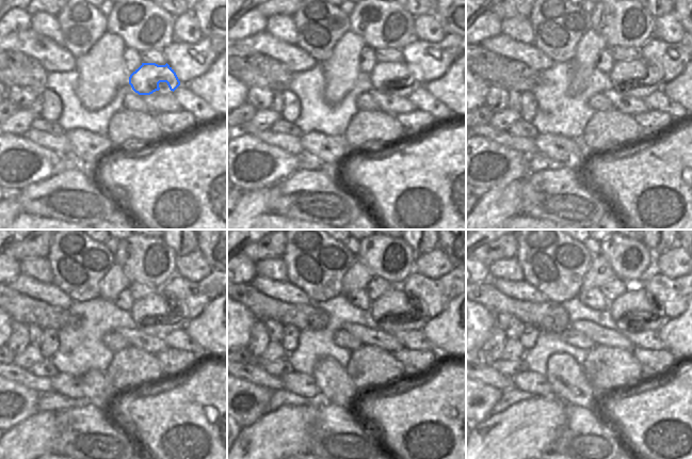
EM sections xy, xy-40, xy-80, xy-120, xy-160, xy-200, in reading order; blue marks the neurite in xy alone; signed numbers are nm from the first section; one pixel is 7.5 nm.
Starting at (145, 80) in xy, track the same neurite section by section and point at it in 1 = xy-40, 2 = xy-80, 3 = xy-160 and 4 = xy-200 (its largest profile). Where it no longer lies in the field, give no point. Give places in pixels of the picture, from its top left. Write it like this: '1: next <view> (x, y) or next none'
1: next xy-40 (385, 77)
2: next xy-80 (624, 74)
3: next xy-160 (393, 305)
4: next xy-200 (634, 302)

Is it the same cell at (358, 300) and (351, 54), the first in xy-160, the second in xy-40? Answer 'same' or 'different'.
different

